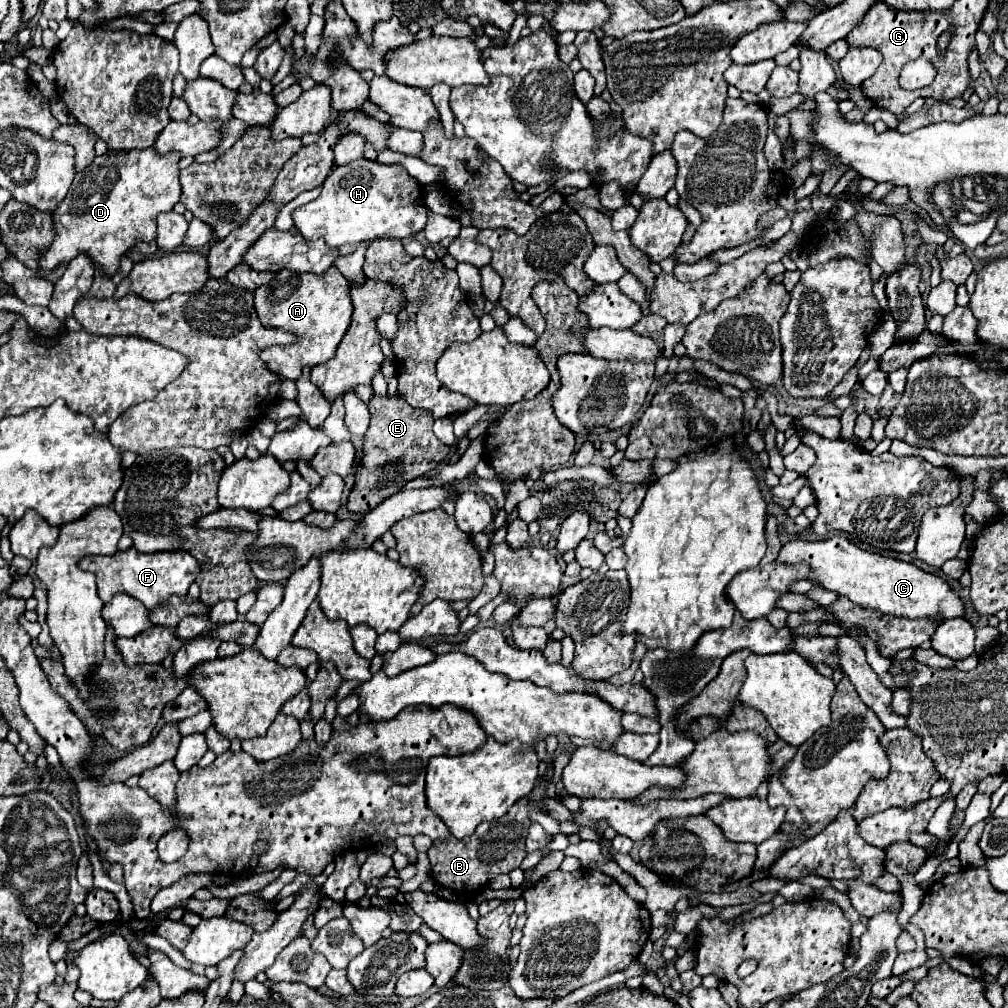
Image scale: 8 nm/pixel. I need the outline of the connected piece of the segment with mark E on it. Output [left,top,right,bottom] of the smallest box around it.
[346,394,450,514]

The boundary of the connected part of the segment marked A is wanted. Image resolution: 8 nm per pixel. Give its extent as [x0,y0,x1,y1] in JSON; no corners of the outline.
[254,266,352,380]

